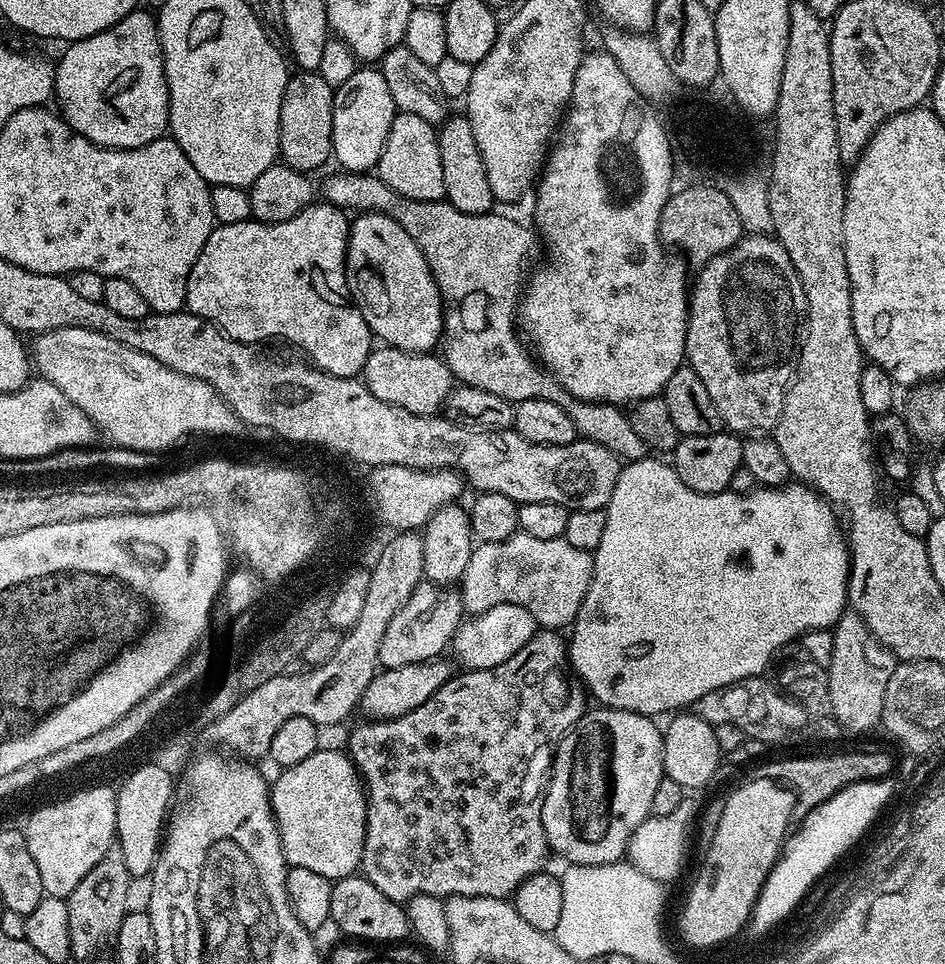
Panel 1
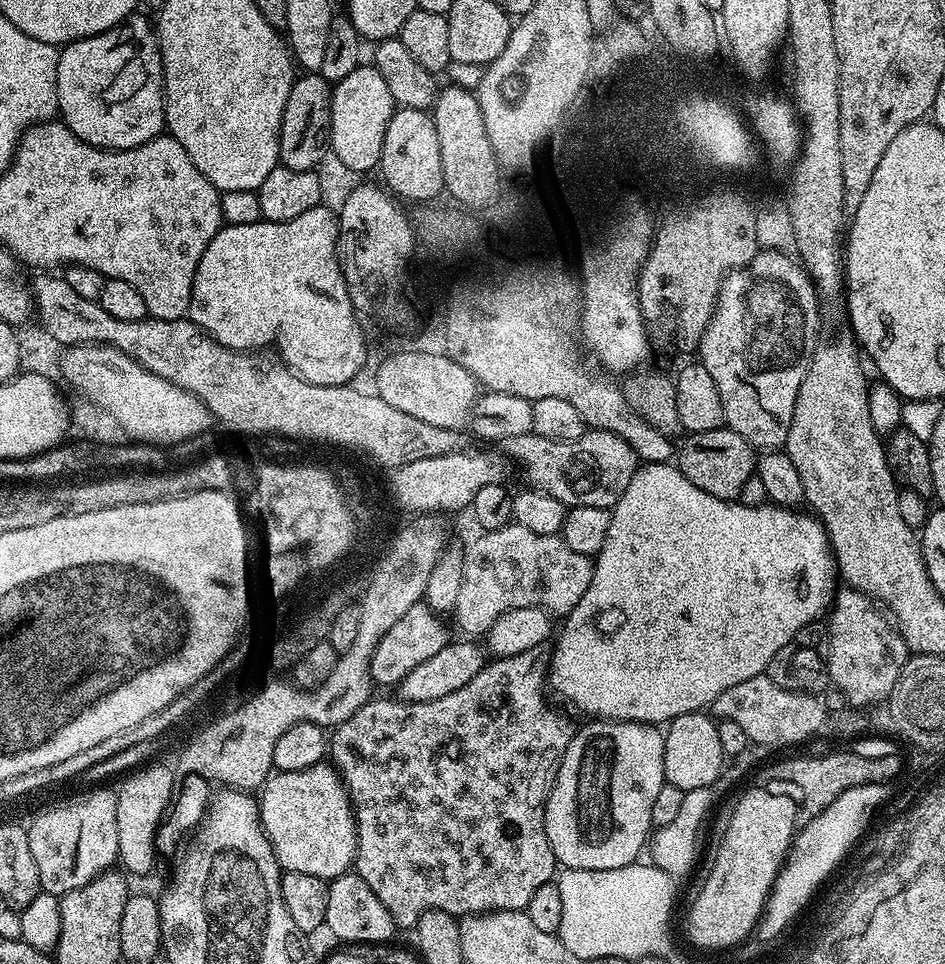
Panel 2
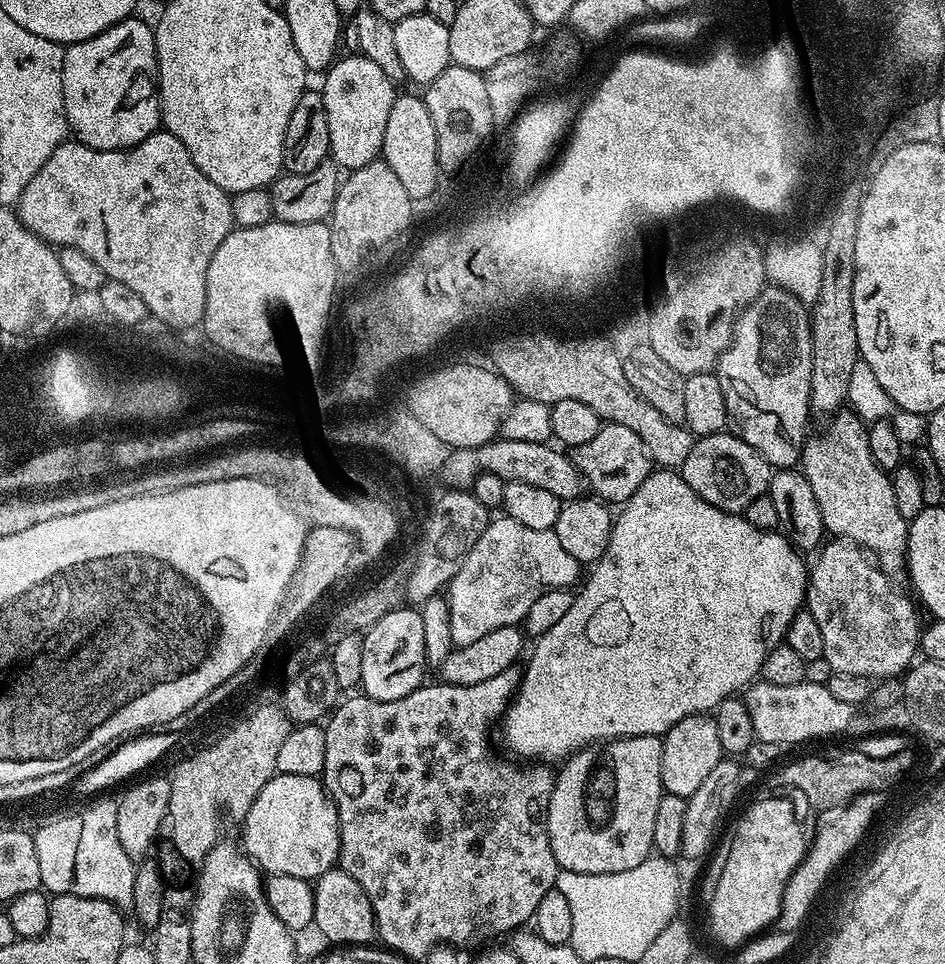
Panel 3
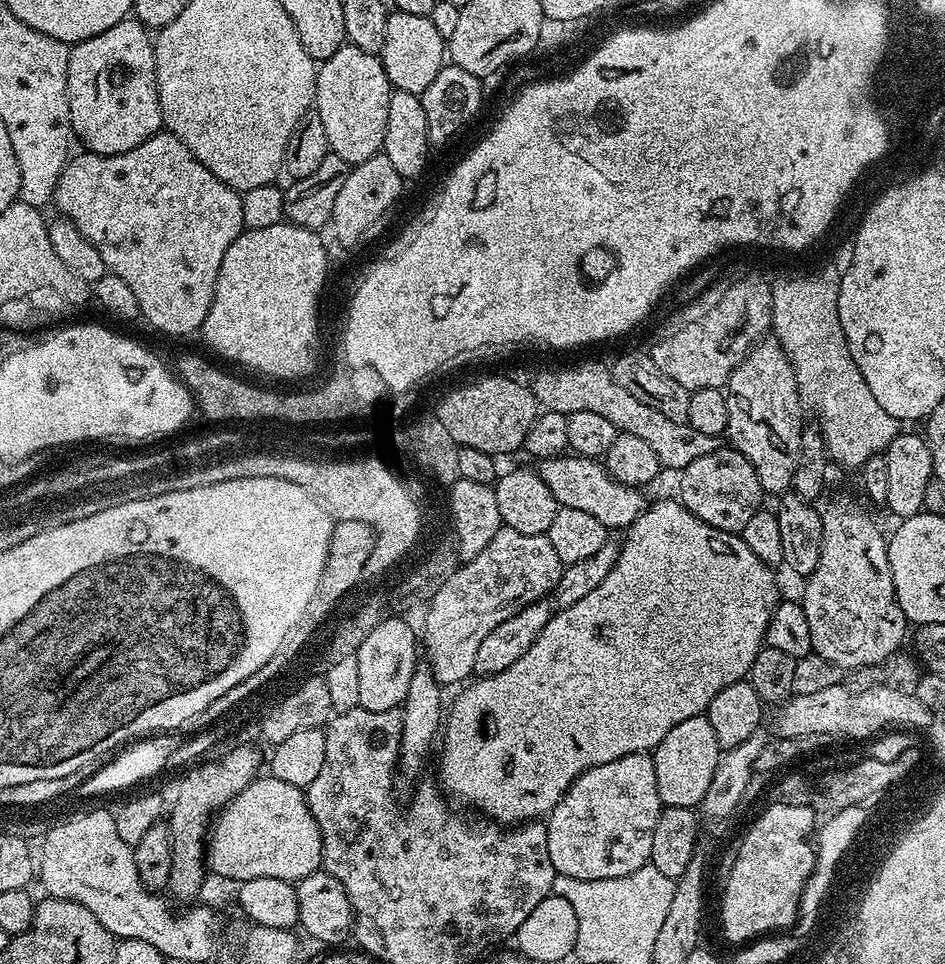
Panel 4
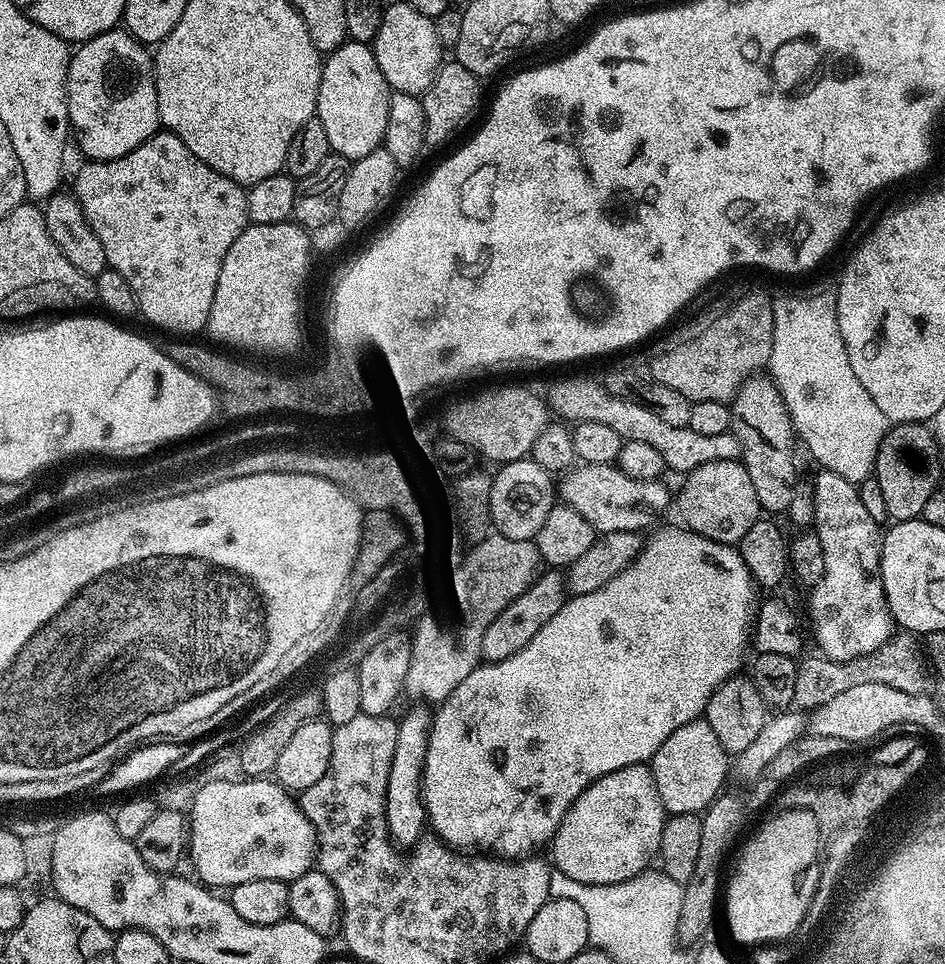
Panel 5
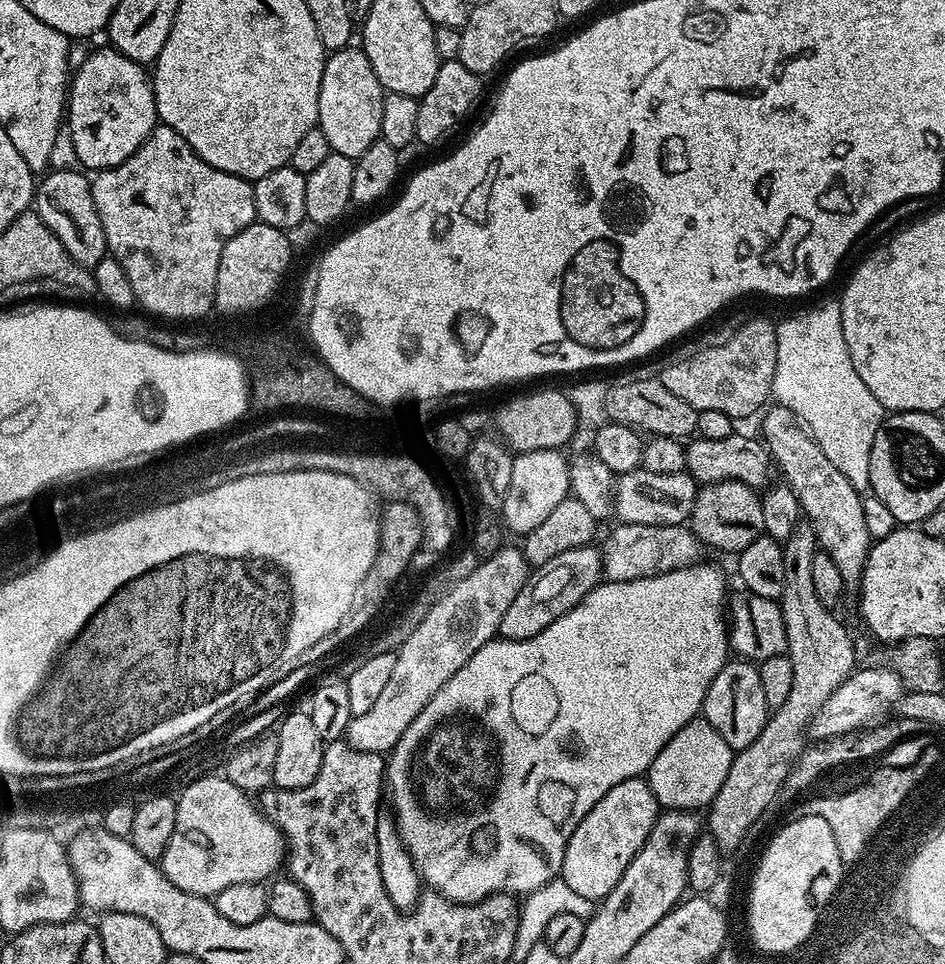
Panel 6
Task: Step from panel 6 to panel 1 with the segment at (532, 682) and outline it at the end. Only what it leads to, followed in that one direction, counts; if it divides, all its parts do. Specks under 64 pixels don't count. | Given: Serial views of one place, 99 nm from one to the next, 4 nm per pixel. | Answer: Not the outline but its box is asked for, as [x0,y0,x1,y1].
[566,458,850,718]

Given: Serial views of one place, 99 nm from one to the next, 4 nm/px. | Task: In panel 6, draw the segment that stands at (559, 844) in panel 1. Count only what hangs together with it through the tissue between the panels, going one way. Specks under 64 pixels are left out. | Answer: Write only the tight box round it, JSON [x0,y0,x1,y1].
[559,776,662,902]

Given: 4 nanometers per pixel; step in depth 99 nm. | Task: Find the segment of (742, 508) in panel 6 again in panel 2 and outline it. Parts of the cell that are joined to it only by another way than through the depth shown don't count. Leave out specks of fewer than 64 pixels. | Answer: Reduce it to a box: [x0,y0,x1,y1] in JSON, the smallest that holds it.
[678,426,757,502]

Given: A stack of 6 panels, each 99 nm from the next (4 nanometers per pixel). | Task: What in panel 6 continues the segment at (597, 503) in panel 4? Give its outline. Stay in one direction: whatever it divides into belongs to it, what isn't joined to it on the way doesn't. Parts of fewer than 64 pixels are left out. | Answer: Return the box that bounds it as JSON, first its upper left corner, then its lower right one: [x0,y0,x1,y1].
[614,467,698,524]

